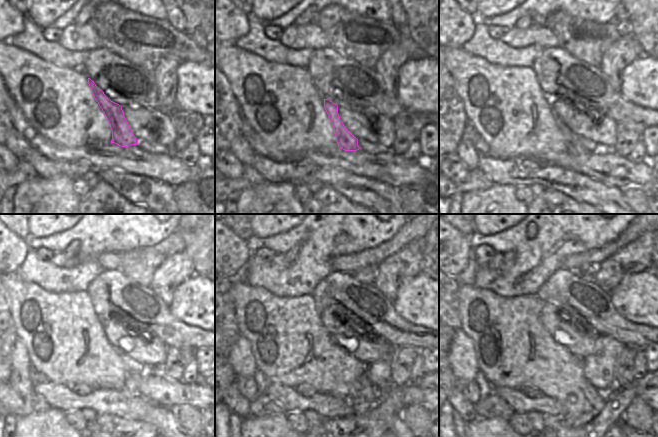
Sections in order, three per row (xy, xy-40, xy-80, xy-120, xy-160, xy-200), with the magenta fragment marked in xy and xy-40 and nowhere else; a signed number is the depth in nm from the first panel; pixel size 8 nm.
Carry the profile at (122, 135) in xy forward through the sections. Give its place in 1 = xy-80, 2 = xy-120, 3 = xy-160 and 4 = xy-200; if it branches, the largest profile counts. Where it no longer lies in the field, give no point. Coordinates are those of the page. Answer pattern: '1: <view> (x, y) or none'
1: xy-80 (572, 142)
2: xy-120 (133, 380)
3: xy-160 (370, 394)
4: xy-200 (595, 397)

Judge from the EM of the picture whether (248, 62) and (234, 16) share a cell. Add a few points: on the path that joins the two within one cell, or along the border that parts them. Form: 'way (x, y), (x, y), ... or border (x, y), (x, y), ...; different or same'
border (225, 42), (233, 43); different

